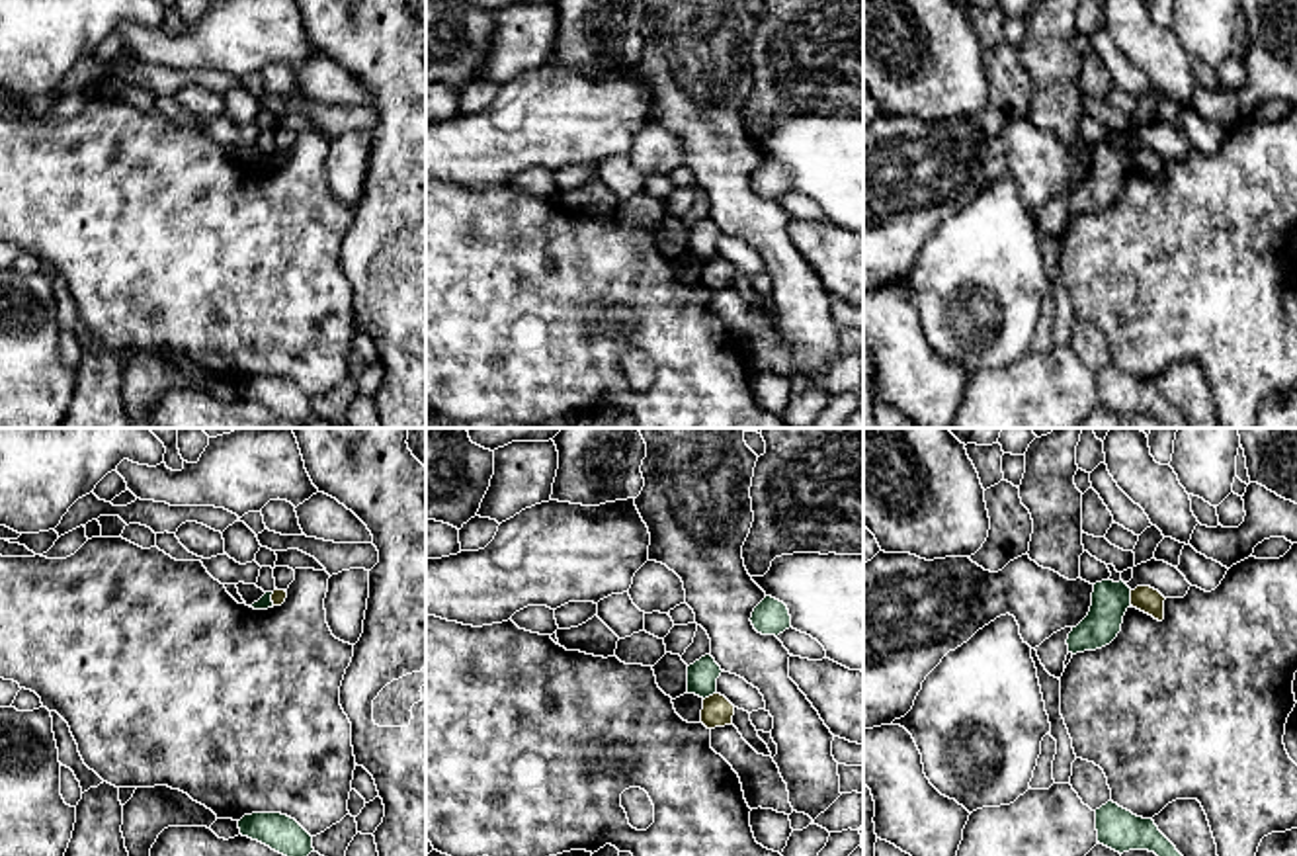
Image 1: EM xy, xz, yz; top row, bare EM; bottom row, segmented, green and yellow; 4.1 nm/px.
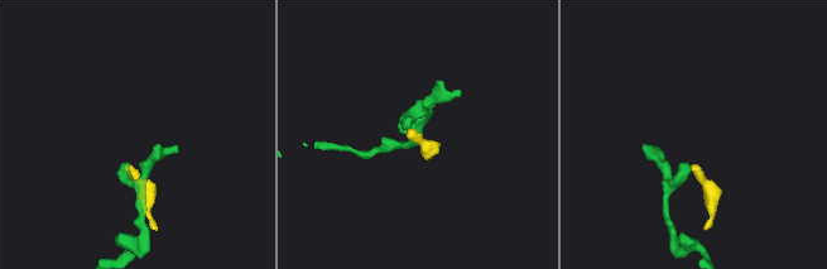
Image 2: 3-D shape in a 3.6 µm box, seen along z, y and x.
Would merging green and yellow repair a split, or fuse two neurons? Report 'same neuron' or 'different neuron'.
different neuron

